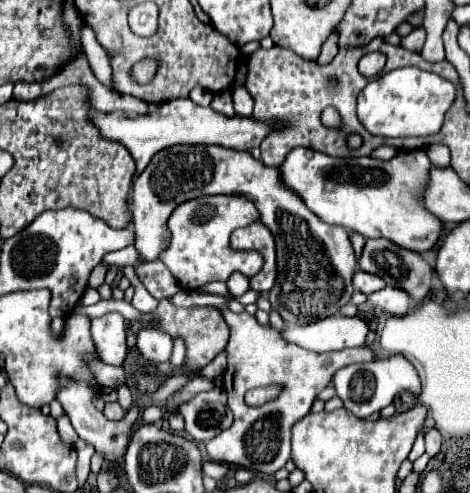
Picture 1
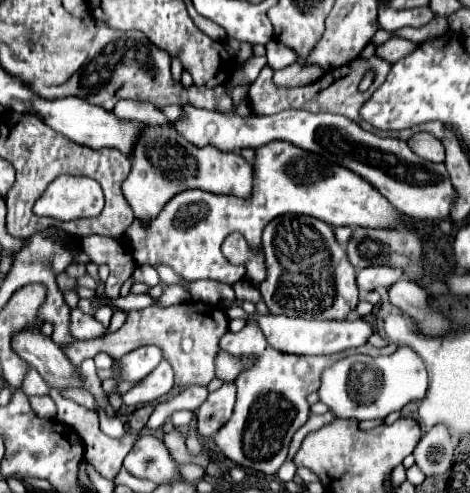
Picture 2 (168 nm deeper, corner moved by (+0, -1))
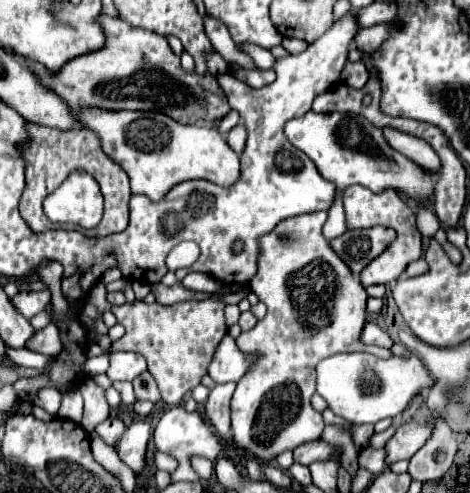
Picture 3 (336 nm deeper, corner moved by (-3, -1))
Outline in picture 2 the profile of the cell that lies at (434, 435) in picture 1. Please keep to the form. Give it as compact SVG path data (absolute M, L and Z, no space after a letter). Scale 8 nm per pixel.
M435 425L433 431L425 433L419 441L419 445L413 451L415 457L415 465L425 473L425 475L441 475L445 473L451 465L453 465L453 443L451 443L451 435L449 429L445 425Z

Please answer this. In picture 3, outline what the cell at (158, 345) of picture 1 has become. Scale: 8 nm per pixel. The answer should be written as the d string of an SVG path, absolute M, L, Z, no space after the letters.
M118 351L110 355L108 377L112 381L134 381L140 373L148 369L146 357L132 351Z

